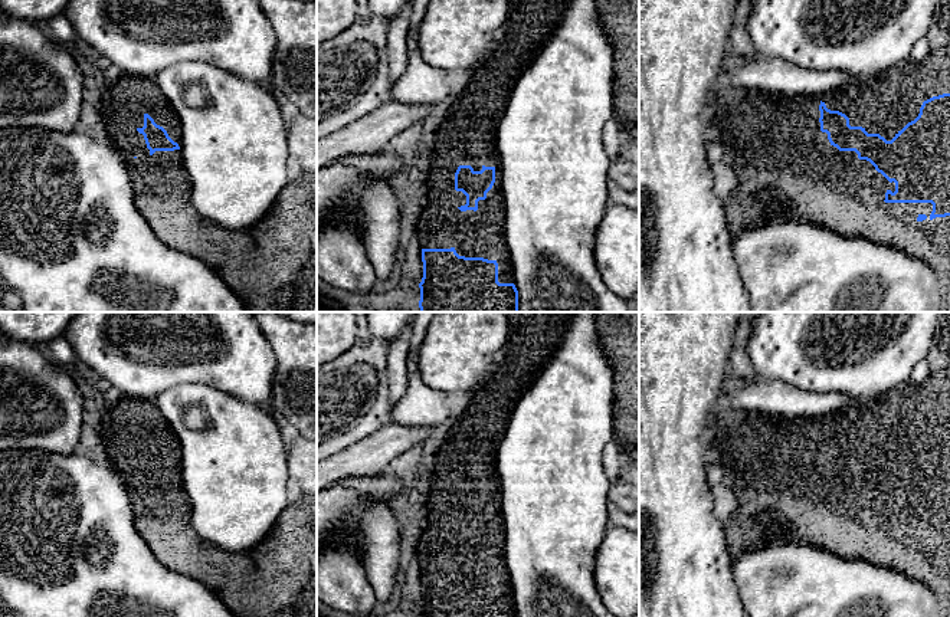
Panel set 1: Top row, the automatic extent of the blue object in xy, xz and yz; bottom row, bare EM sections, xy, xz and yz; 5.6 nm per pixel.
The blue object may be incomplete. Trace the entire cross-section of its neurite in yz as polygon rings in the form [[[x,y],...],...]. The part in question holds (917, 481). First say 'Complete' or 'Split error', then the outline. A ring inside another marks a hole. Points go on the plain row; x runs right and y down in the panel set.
Split error. [[[724,403],[714,411],[711,437],[712,454],[725,467],[727,473],[733,475],[734,492],[738,498],[737,515],[724,524],[731,561],[744,551],[751,551],[772,542],[812,544],[842,558],[859,558],[902,572],[927,585],[943,605],[950,604],[950,416],[943,416],[924,423],[918,439],[898,453],[891,463],[887,463],[879,456],[868,456],[862,449],[851,449],[849,440],[845,436],[828,431],[820,421],[779,419],[760,413],[736,410]],[[761,511],[769,511],[772,513],[770,525],[763,525],[760,522],[759,513]]]

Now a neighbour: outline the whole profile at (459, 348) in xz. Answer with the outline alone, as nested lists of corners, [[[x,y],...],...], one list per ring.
[[[436,312],[419,349],[423,383],[445,394],[474,393],[508,335],[507,312]]]

